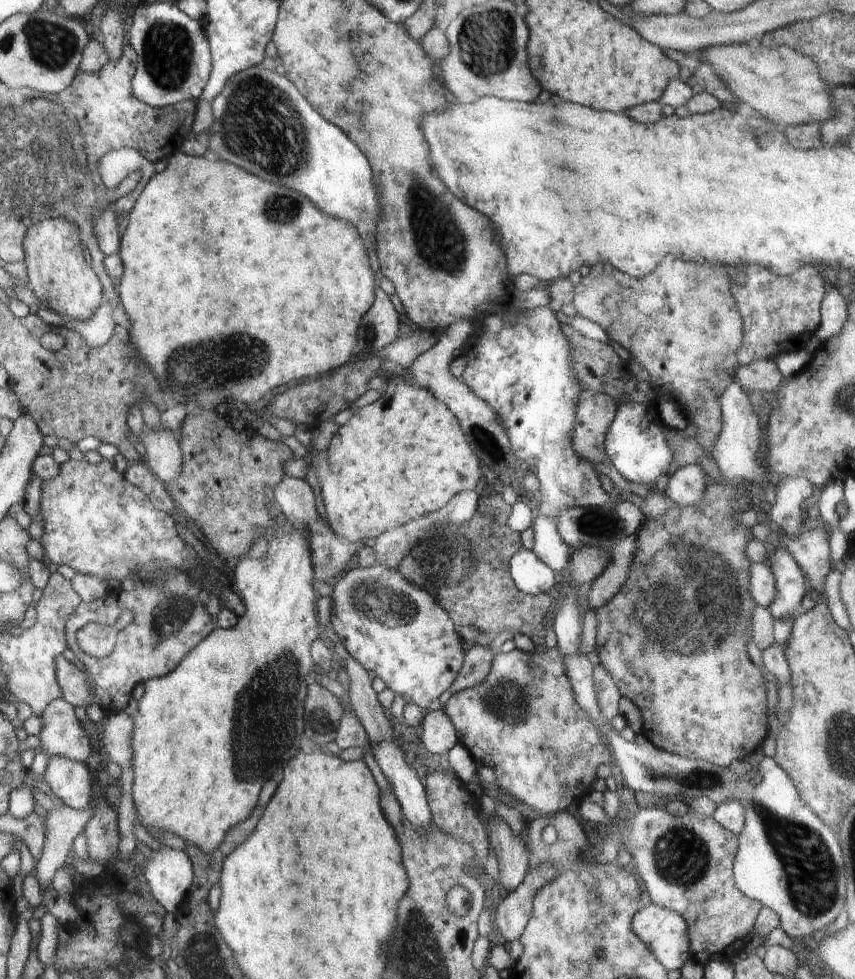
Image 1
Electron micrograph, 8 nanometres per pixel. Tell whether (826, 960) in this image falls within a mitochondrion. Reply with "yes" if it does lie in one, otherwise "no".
no

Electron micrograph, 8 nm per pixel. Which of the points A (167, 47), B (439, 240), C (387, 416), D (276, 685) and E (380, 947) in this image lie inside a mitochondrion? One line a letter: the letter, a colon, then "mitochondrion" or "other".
A: mitochondrion
B: mitochondrion
C: other
D: mitochondrion
E: mitochondrion

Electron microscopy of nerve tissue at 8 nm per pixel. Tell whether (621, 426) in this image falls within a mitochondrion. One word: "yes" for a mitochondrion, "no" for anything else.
no

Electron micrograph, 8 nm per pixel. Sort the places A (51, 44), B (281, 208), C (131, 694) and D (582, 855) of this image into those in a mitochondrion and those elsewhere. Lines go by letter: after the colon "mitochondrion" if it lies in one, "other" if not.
A: mitochondrion
B: mitochondrion
C: other
D: other

